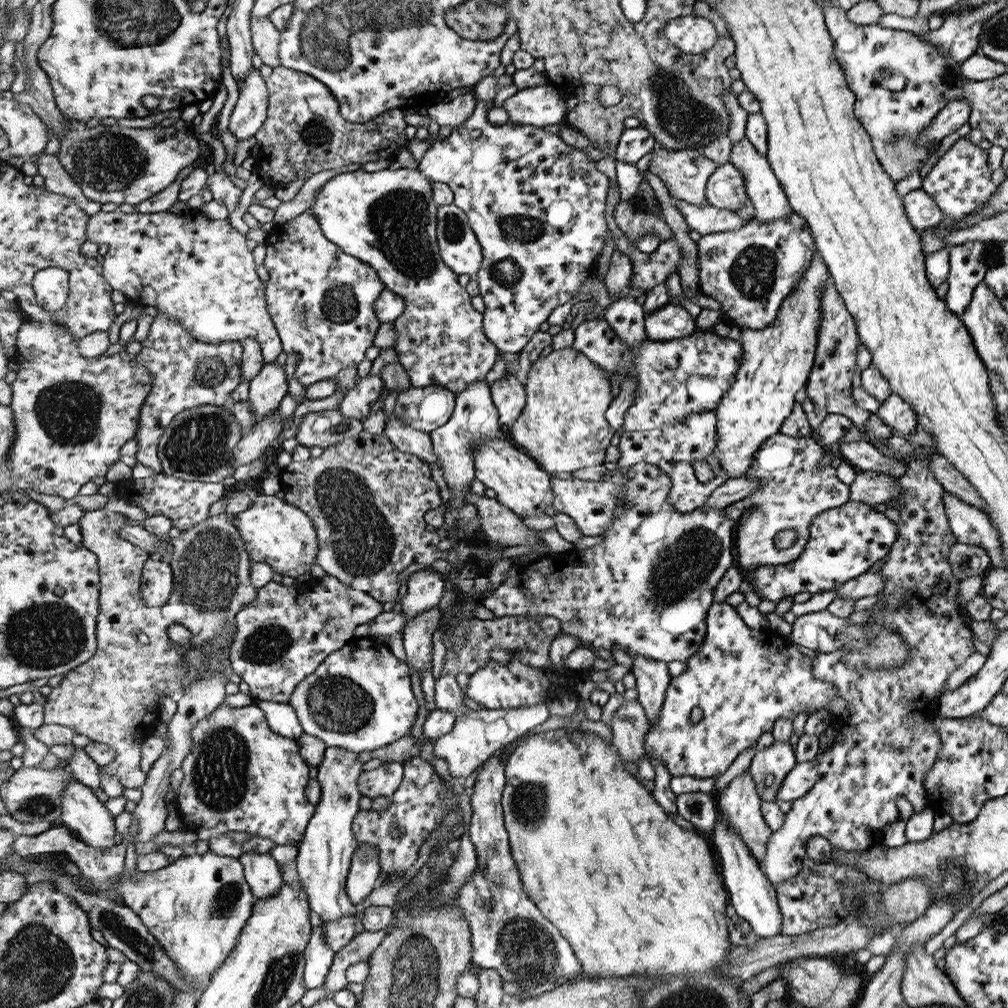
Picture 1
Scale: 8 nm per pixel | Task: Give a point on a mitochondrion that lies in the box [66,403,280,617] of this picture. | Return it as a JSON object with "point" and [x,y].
{"point":[198,445]}

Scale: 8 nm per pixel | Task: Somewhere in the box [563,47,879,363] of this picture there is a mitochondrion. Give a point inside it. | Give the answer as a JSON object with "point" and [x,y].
{"point":[682,119]}

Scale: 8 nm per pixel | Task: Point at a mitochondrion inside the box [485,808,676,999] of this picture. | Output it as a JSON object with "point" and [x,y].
{"point":[527,950]}

